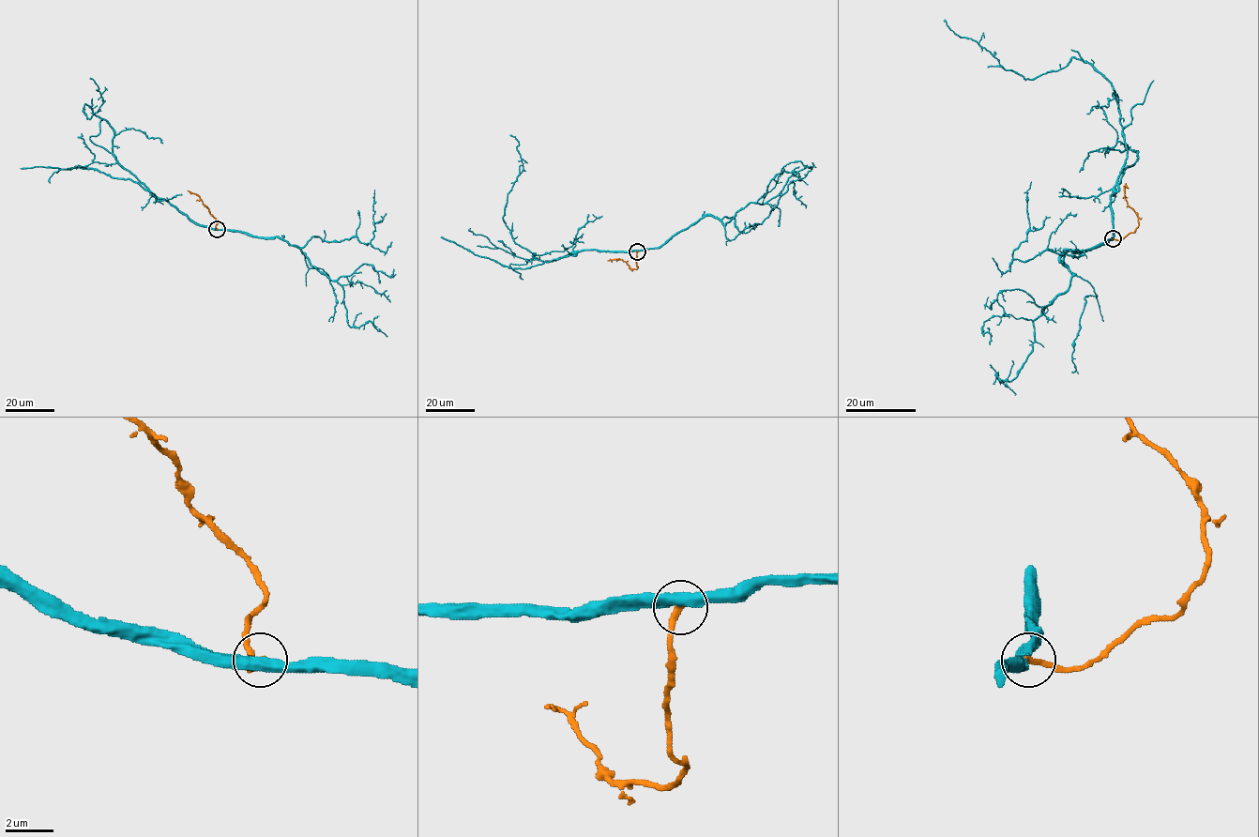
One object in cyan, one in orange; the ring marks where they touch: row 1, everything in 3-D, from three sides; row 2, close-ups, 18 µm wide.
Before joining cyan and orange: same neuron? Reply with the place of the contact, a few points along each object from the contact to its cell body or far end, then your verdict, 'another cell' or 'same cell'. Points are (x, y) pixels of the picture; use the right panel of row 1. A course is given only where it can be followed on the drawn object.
at (1113, 238); cyan runs (1113, 239), (1111, 197), (1127, 144), (1109, 81), (1073, 57), (1062, 68), (1024, 79), (945, 20); orange runs (1113, 239), (1122, 239), (1133, 233), (1139, 224), (1138, 217), (1125, 196), (1126, 183); another cell

